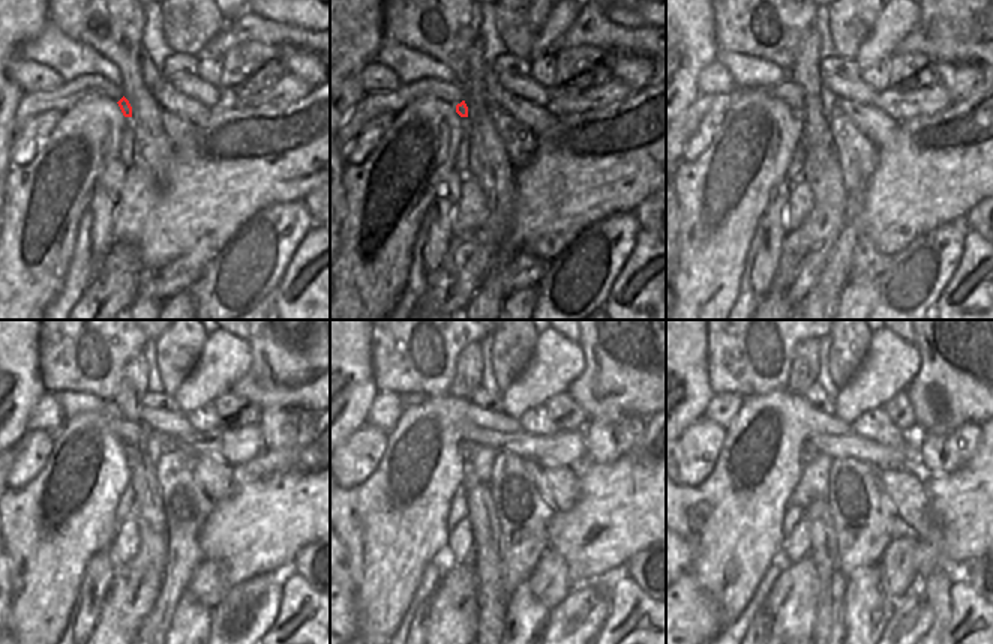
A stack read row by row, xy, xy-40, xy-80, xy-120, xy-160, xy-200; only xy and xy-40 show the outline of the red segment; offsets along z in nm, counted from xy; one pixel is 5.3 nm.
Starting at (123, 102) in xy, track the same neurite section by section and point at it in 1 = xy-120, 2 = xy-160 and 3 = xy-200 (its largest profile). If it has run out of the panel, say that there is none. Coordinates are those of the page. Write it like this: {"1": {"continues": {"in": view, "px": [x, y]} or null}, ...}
{"1": {"continues": {"in": "xy-120", "px": [129, 449]}}, "2": {"continues": {"in": "xy-160", "px": [467, 449]}}, "3": {"continues": {"in": "xy-200", "px": [809, 451]}}}

